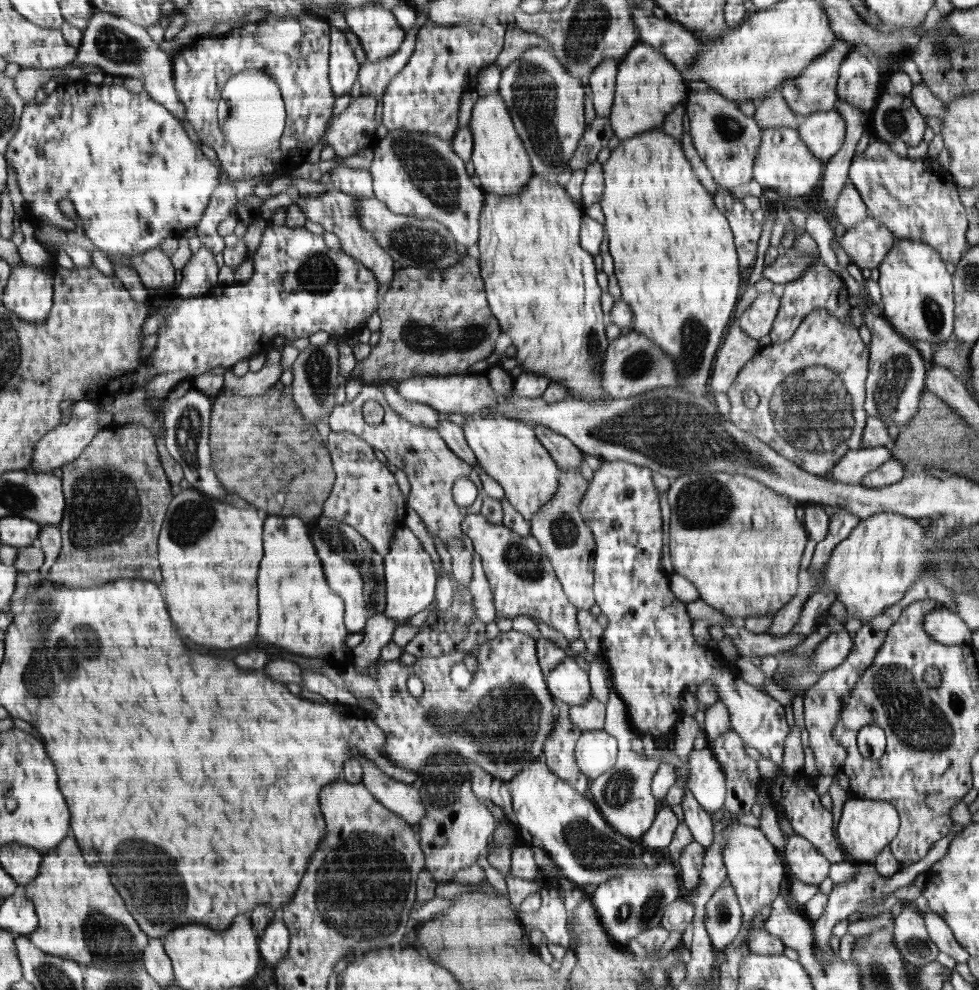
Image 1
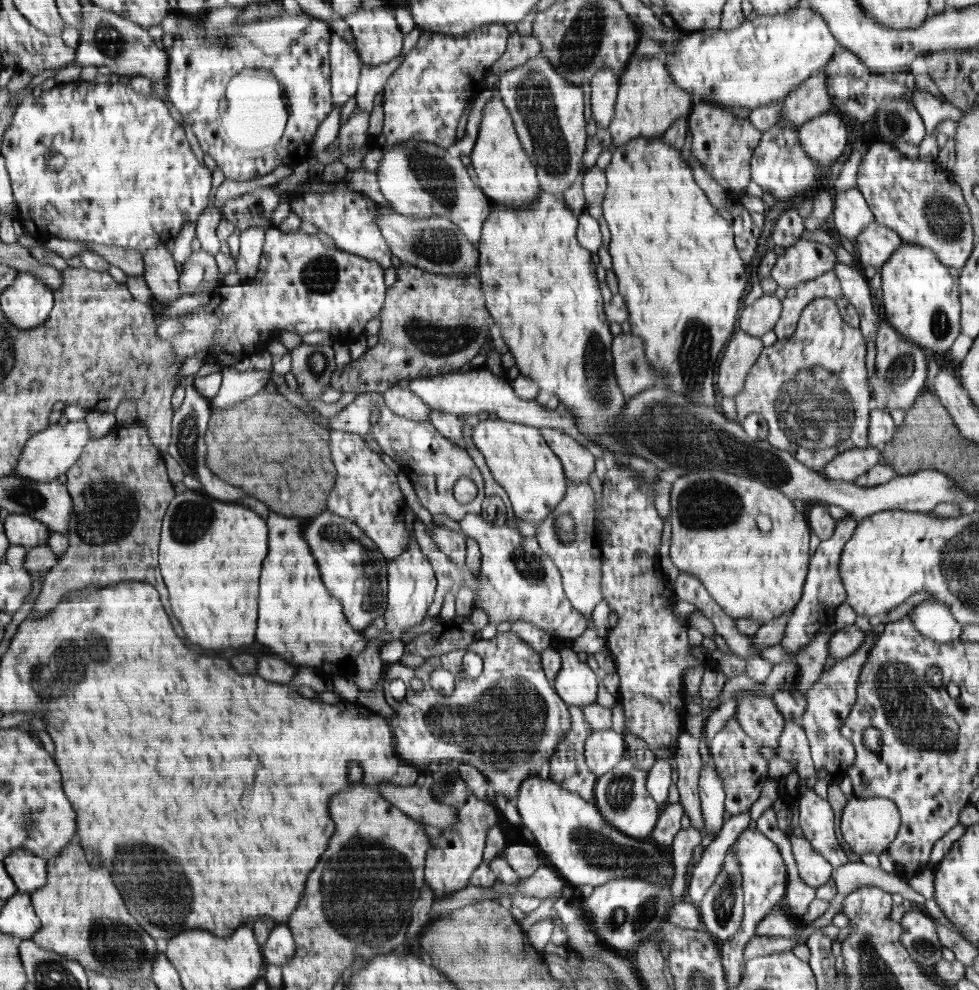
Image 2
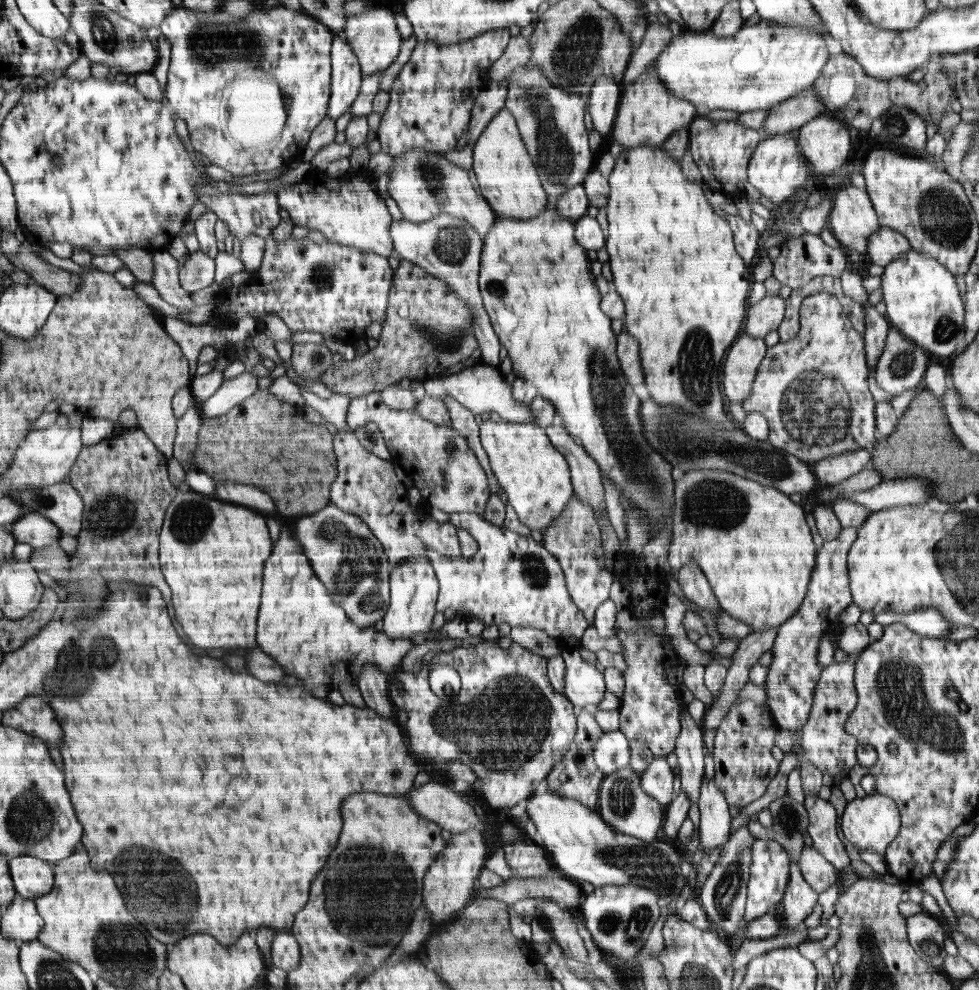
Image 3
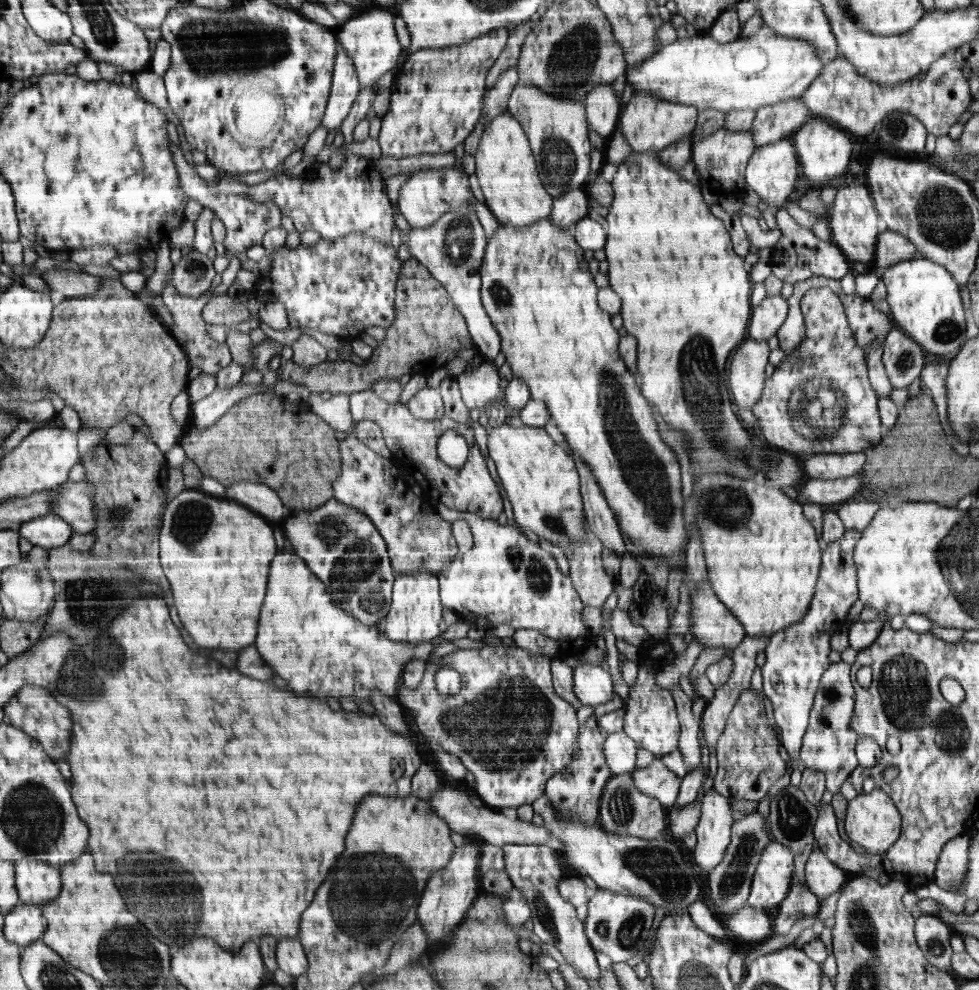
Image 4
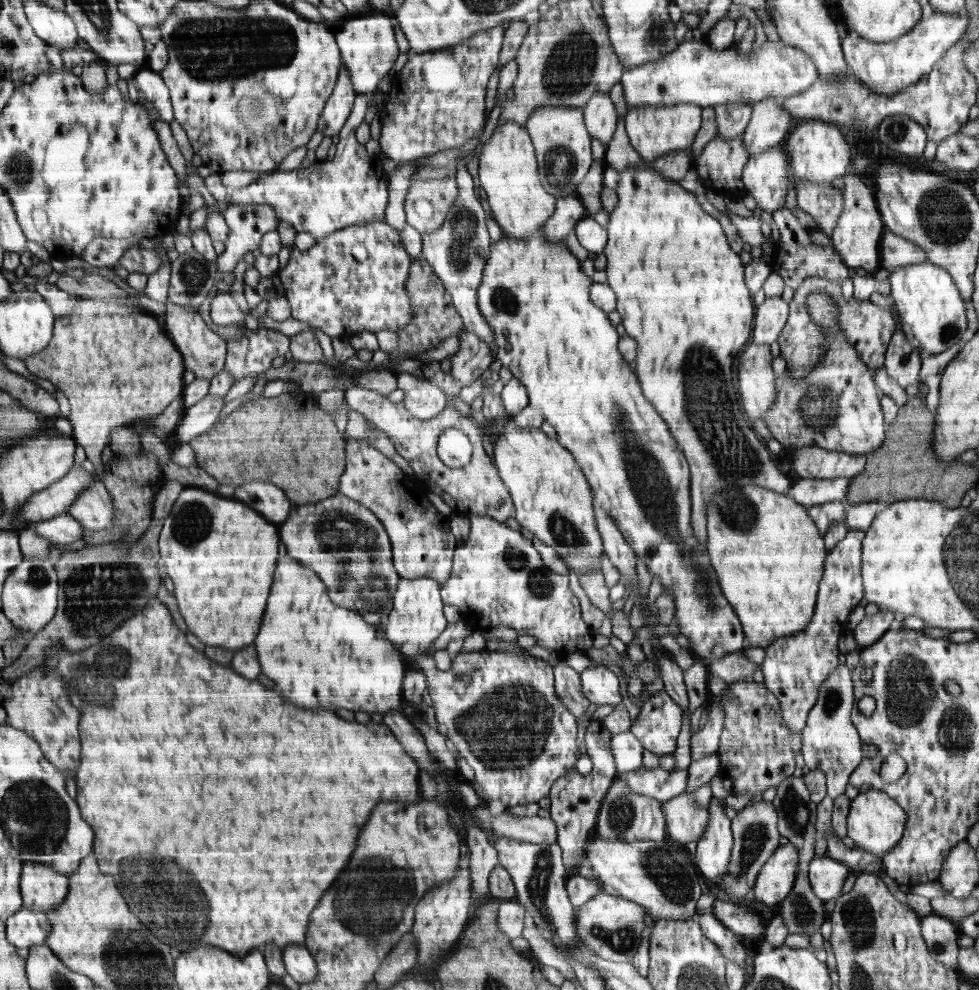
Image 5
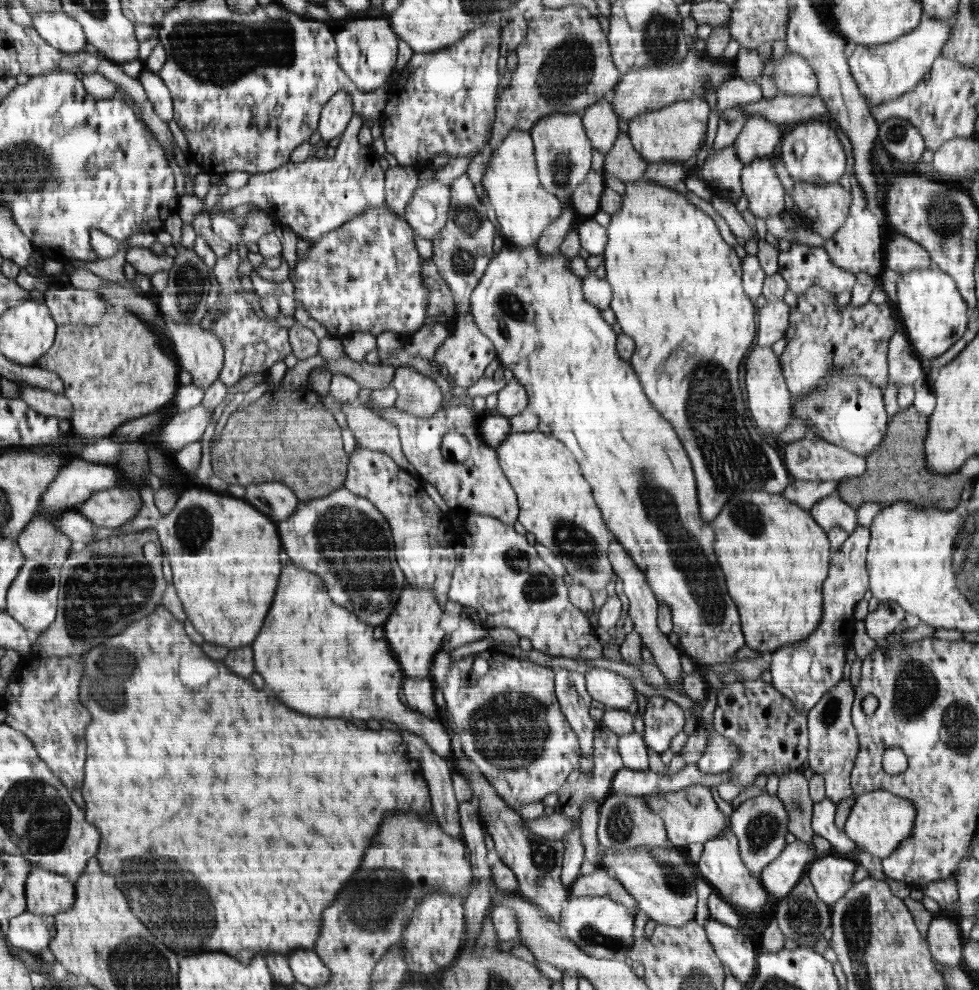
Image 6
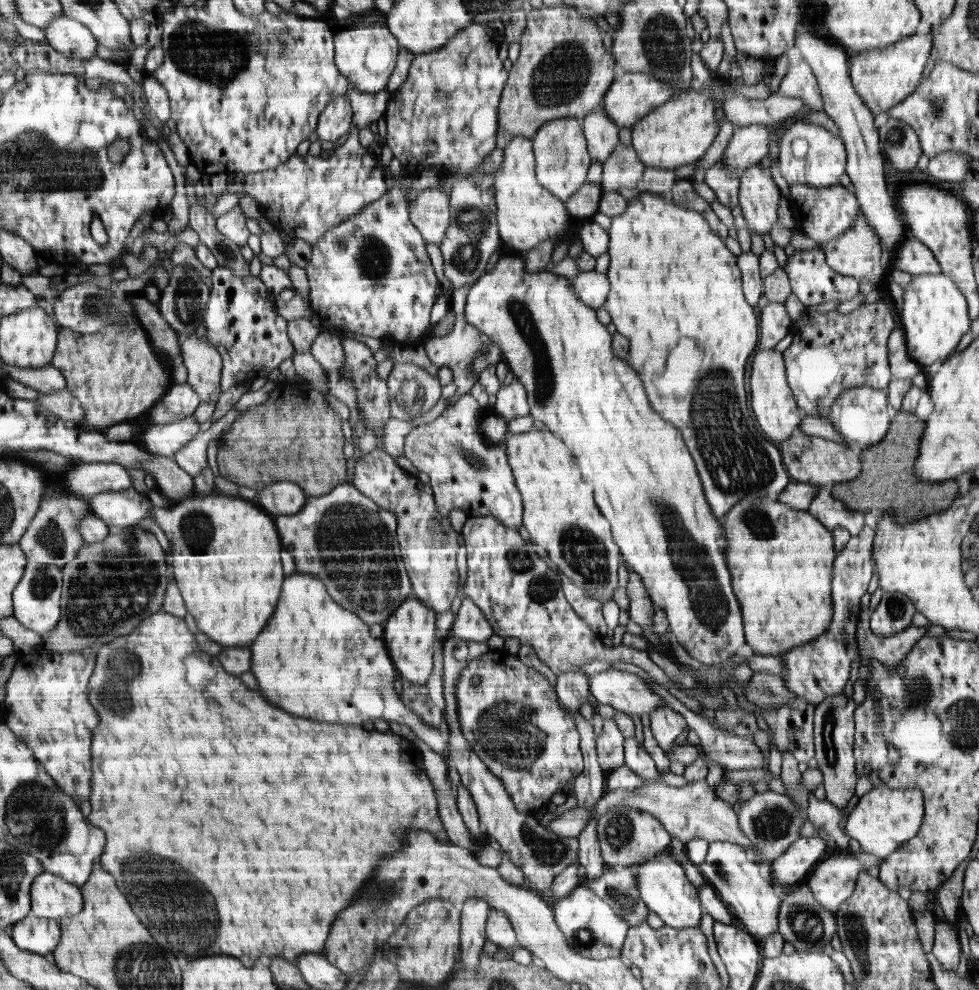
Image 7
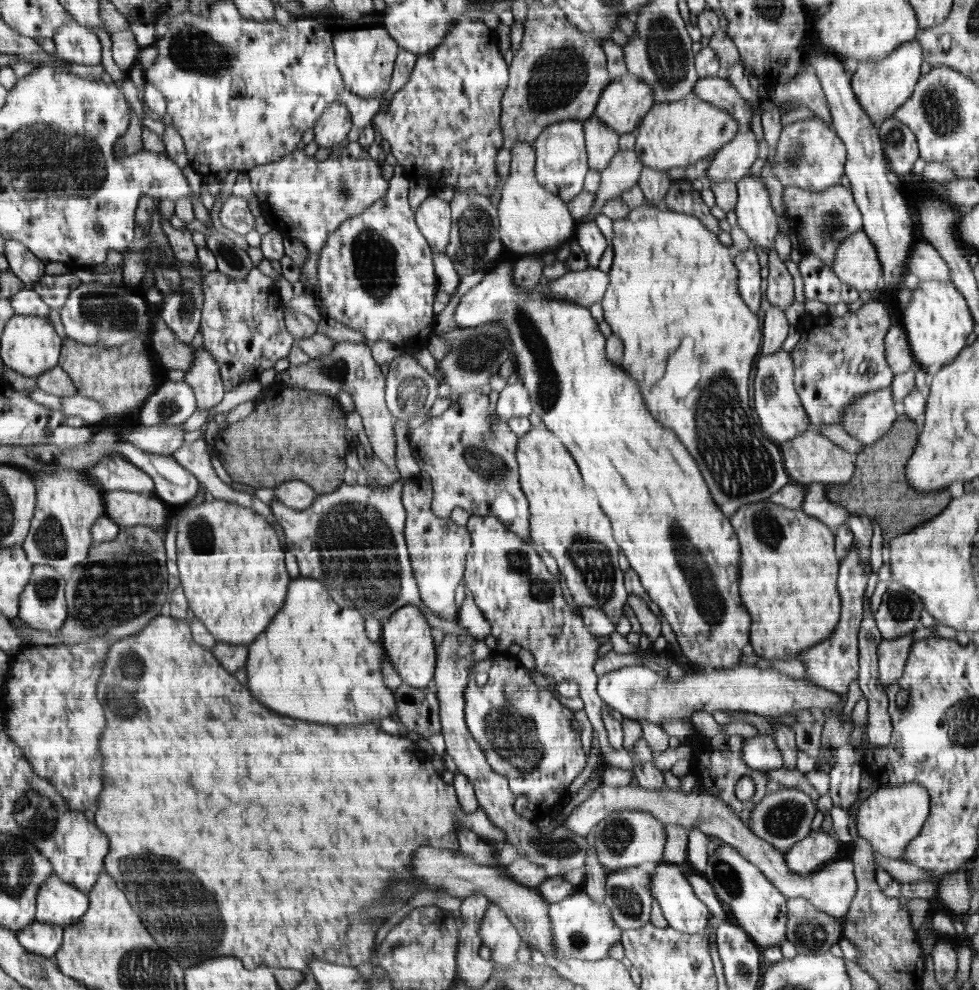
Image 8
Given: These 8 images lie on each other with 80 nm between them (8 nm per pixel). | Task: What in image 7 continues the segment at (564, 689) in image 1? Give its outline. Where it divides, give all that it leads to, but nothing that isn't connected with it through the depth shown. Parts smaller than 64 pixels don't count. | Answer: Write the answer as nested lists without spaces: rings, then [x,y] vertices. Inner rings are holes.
[[[606,670],[589,677],[592,697],[615,711],[626,715],[650,715],[667,707],[660,696],[654,694],[641,678],[620,670]]]

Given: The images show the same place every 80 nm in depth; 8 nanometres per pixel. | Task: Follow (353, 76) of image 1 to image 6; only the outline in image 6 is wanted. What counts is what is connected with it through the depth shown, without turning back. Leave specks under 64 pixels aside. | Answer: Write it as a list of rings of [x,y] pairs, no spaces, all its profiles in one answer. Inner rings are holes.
[[[338,91],[325,104],[324,110],[320,114],[317,130],[321,134],[321,138],[328,142],[336,136],[342,136],[354,114],[353,96],[348,91]]]

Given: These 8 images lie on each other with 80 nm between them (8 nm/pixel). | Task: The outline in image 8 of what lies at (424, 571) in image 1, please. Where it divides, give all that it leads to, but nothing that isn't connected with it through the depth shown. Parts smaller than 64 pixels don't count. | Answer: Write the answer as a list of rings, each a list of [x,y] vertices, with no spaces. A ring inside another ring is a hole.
[[[416,605],[397,608],[386,620],[383,620],[380,643],[385,646],[387,661],[402,678],[404,684],[414,688],[426,688],[434,676],[434,644],[428,617]]]

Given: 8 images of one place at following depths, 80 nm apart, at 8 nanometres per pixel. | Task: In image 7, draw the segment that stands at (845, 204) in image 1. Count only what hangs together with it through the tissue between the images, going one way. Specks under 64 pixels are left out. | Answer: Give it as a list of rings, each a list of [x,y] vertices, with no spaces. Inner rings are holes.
[[[862,213],[856,216],[856,222],[852,224],[852,228],[848,228],[848,231],[838,237],[827,240],[823,244],[823,251],[825,252],[826,262],[838,274],[856,277],[858,282],[865,279],[875,285],[884,283],[884,277],[887,274],[884,248],[878,234],[872,228],[868,228],[868,222],[866,222]]]

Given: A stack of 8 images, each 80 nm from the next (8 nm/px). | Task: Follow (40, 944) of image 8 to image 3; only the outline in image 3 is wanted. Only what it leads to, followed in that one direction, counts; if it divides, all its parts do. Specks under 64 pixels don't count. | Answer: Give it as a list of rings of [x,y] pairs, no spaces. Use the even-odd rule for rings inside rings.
[[[17,895],[7,907],[1,920],[4,935],[19,943],[37,939],[45,926],[45,918],[38,913],[35,901]]]

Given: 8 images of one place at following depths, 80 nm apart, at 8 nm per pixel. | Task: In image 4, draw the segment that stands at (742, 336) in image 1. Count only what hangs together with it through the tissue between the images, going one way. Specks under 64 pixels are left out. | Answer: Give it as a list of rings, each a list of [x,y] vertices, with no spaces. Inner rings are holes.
[[[754,339],[746,340],[734,351],[729,385],[739,407],[751,410],[758,404],[770,370],[769,354],[767,342]]]

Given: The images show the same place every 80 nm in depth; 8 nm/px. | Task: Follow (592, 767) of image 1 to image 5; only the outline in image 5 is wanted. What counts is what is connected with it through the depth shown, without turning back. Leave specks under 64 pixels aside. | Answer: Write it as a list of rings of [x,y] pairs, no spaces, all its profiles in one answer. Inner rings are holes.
[[[629,730],[612,735],[609,745],[616,763],[618,776],[622,773],[636,771],[643,766],[642,752],[645,748]]]

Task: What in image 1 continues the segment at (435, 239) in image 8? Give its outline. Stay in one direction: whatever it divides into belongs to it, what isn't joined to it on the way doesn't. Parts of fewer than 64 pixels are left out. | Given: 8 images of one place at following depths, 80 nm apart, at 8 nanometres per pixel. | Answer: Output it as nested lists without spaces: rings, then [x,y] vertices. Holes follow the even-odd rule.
[[[388,131],[382,139],[376,139],[372,146],[374,160],[369,171],[372,175],[375,199],[384,203],[390,212],[405,216],[431,219],[450,231],[454,241],[474,246],[480,236],[481,209],[484,208],[484,194],[476,188],[464,170],[464,162],[453,152],[452,144],[442,137],[426,131]]]

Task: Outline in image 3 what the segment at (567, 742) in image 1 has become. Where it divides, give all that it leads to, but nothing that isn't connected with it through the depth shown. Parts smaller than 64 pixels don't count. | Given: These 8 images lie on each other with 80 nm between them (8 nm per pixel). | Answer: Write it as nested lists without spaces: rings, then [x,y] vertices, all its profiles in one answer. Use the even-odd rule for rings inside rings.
[[[589,705],[578,710],[577,735],[574,736],[573,742],[570,743],[568,752],[562,757],[560,762],[557,762],[554,770],[550,772],[547,780],[544,782],[550,792],[558,793],[565,797],[572,797],[591,809],[596,809],[599,803],[600,784],[607,777],[594,764],[594,757],[592,756],[593,744],[604,733],[596,721],[596,709],[596,705]]]

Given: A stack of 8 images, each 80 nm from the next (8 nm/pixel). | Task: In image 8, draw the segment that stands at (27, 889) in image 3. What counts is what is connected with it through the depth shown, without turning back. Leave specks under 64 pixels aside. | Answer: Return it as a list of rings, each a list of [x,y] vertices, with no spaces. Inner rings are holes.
[[[50,875],[38,892],[36,920],[66,928],[69,924],[80,922],[89,906],[89,897],[85,892],[59,876]]]

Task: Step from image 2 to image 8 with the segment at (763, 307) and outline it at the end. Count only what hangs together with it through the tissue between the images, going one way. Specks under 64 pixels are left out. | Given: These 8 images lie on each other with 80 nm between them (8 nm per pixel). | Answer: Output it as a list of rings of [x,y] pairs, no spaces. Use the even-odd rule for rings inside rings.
[[[772,305],[765,313],[761,313],[762,340],[760,354],[767,355],[782,350],[781,346],[788,336],[788,330],[790,330],[790,324],[781,308]]]

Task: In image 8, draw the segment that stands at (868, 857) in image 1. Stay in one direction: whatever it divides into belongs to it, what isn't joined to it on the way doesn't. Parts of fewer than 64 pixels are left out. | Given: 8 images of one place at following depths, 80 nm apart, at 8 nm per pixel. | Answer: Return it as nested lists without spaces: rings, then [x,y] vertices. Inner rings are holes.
[[[918,783],[898,785],[894,788],[879,787],[864,802],[855,806],[857,834],[870,843],[873,852],[882,856],[903,860],[908,843],[920,834],[930,814],[930,795]]]

